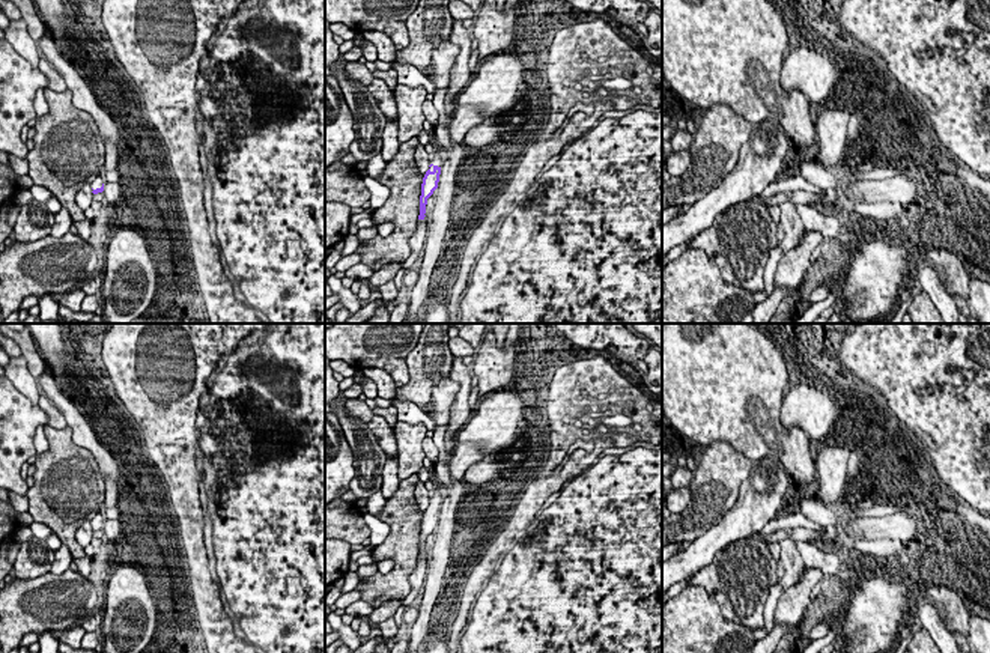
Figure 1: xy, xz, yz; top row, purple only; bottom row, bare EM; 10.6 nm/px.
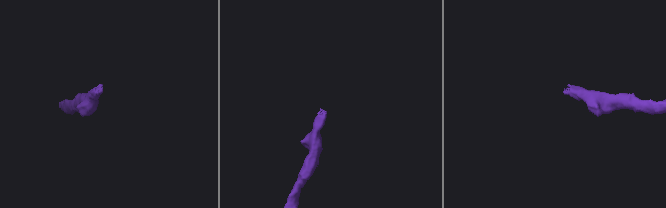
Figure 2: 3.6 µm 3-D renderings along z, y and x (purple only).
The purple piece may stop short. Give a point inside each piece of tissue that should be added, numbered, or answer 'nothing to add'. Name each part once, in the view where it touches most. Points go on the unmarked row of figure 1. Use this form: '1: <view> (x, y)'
1: xz (437, 497)

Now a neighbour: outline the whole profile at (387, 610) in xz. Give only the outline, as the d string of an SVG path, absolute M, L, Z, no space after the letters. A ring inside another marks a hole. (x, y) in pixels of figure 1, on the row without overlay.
M399 599L387 600L381 606L373 608L373 611L367 615L367 618L370 620L370 623L379 624L385 620L393 618L400 606L402 600Z

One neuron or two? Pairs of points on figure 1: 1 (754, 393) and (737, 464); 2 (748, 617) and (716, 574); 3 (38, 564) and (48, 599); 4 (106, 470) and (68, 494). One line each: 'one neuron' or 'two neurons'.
1: two neurons
2: one neuron
3: two neurons
4: two neurons

